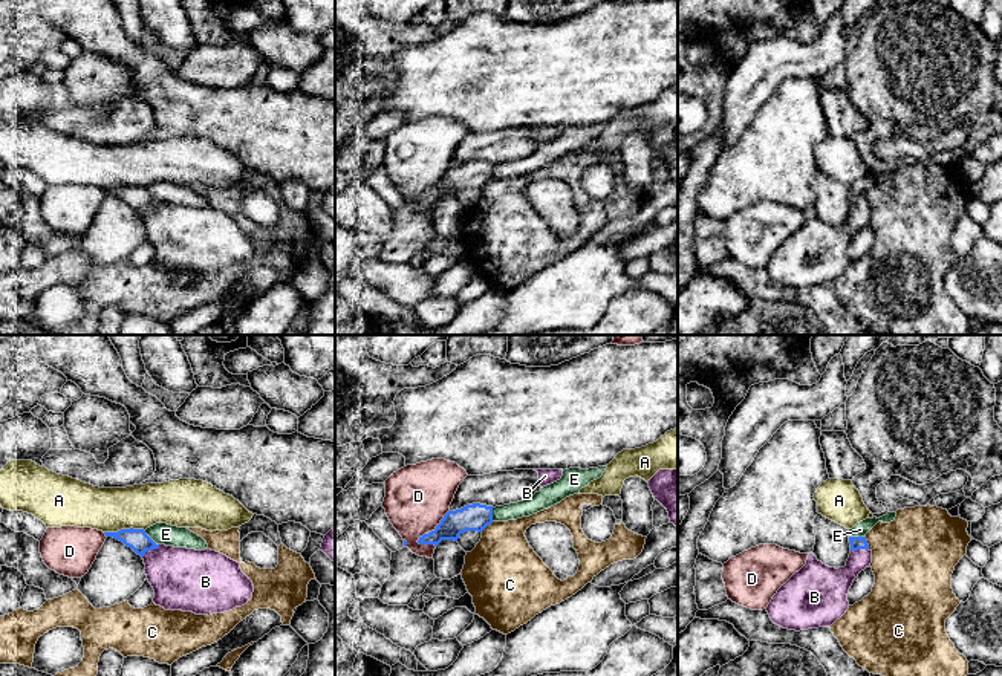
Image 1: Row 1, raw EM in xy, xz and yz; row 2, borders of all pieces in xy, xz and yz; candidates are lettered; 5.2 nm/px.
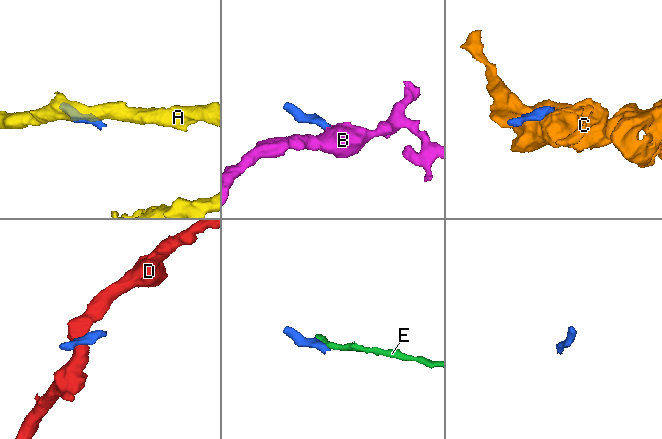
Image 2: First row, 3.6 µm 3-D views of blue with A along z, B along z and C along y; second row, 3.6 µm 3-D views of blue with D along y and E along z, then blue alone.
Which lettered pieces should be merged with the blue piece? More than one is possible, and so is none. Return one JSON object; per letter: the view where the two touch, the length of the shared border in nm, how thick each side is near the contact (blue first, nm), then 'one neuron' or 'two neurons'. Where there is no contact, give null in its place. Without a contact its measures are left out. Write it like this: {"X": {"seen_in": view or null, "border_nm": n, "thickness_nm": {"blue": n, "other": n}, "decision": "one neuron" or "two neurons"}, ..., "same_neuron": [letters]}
{"A": {"seen_in": "xy", "border_nm": 220, "thickness_nm": {"blue": 110, "other": 240}, "decision": "two neurons"}, "B": {"seen_in": "xy", "border_nm": 120, "thickness_nm": {"blue": 110, "other": 320}, "decision": "one neuron"}, "C": {"seen_in": "xz", "border_nm": 90, "thickness_nm": {"blue": 140, "other": 380}, "decision": "two neurons"}, "D": {"seen_in": "xz", "border_nm": 240, "thickness_nm": {"blue": 140, "other": 340}, "decision": "two neurons"}, "E": {"seen_in": "yz", "border_nm": 90, "thickness_nm": {"blue": 70, "other": 80}, "decision": "two neurons"}, "same_neuron": ["B"]}

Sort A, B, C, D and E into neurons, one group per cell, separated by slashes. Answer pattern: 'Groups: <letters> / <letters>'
Groups: A / B / C / D / E

